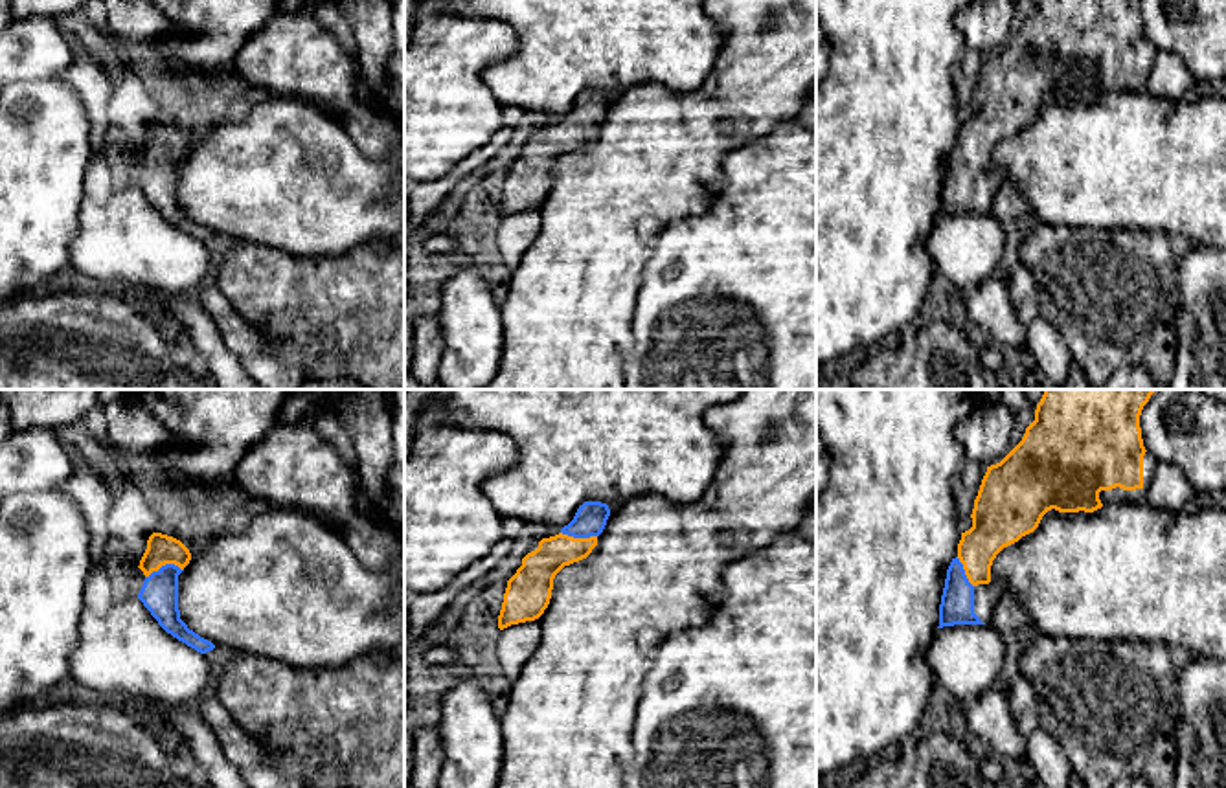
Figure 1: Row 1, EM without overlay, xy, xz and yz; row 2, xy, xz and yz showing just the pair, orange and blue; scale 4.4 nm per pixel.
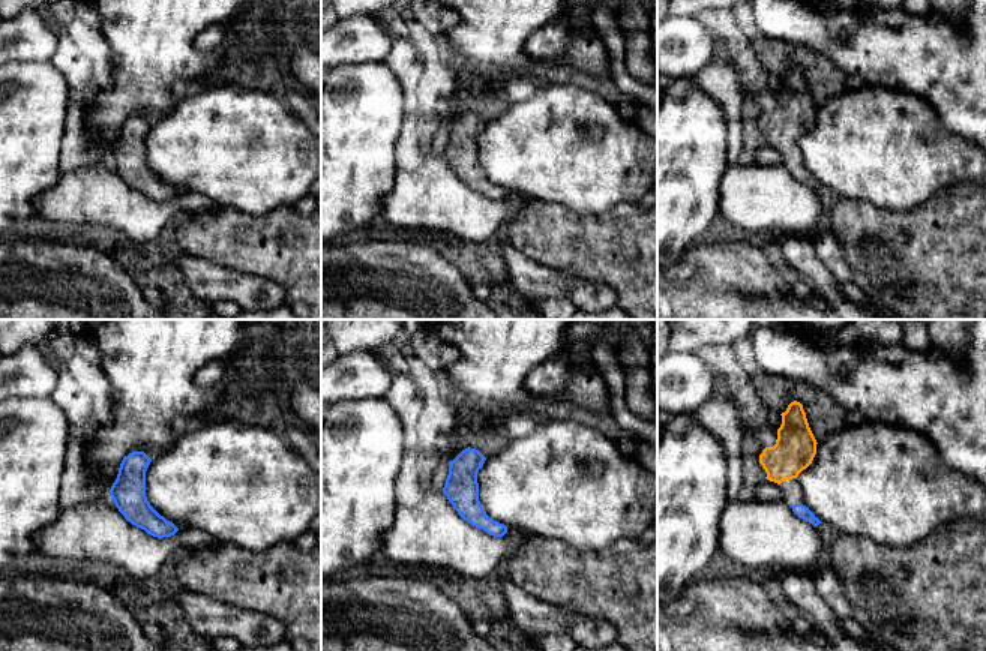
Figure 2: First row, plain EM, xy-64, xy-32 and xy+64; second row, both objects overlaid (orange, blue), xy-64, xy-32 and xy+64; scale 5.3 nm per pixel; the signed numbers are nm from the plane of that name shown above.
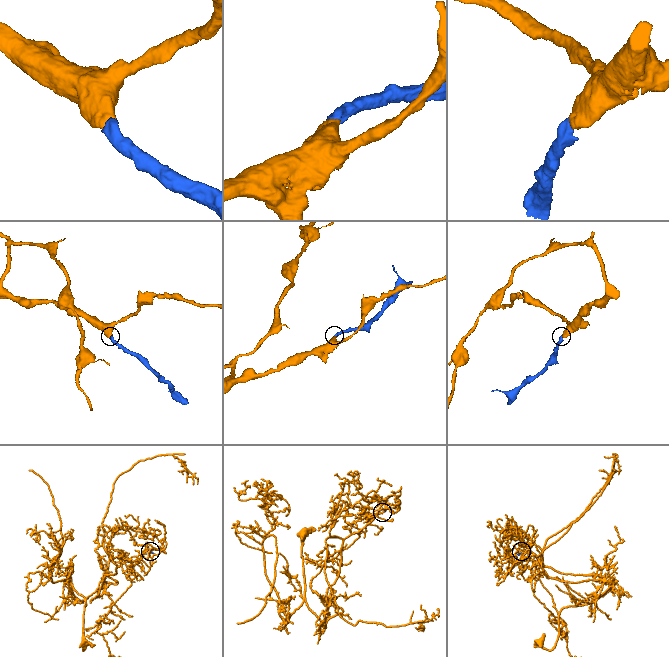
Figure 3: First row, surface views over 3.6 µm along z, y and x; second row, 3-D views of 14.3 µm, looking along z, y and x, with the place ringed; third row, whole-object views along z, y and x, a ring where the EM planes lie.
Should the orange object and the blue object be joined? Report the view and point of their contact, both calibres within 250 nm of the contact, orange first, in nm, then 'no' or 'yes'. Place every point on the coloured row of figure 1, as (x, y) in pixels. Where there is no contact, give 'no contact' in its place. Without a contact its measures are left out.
meets orange in xy at (164, 564); 130 nm thick on the orange side, 160 nm on the other; yes

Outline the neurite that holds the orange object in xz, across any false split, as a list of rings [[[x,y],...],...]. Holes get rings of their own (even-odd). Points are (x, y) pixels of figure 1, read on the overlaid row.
[[[585,501],[559,535],[542,538],[539,547],[522,558],[507,580],[498,628],[539,619],[550,604],[555,575],[586,558],[597,546],[610,509],[601,501]]]

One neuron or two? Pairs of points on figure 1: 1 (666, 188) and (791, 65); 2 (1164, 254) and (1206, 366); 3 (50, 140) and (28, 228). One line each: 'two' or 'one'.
1: one
2: two
3: one

